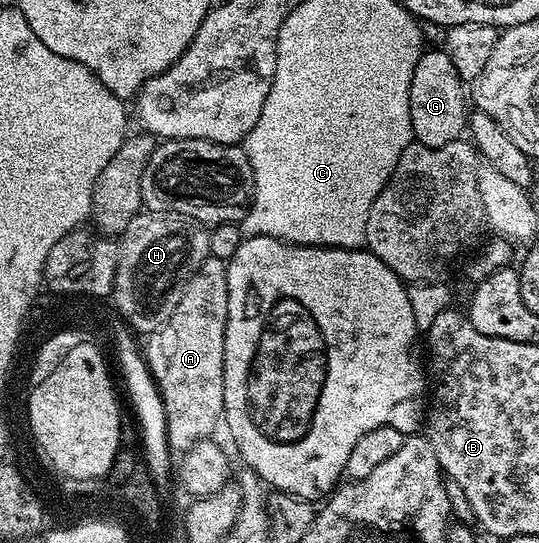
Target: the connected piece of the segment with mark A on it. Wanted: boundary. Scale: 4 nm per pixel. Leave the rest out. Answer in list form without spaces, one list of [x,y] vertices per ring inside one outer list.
[[[209,256],[194,271],[190,283],[178,299],[178,307],[166,319],[162,327],[147,334],[143,342],[143,356],[149,371],[156,381],[157,391],[165,405],[168,424],[168,448],[183,455],[190,447],[213,436],[216,424],[221,424],[224,416],[224,344],[226,343],[226,311],[228,310],[228,266],[220,258]]]

